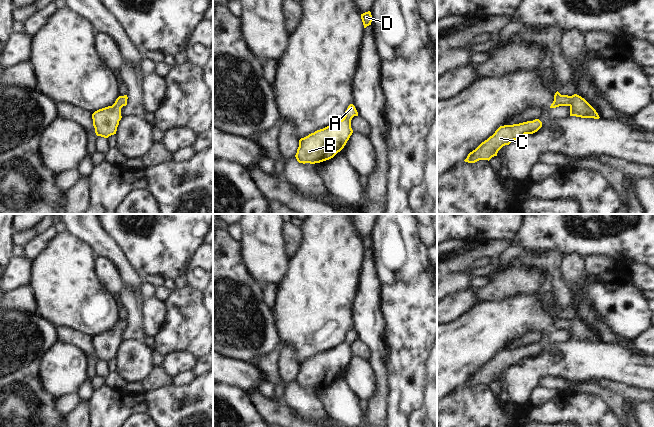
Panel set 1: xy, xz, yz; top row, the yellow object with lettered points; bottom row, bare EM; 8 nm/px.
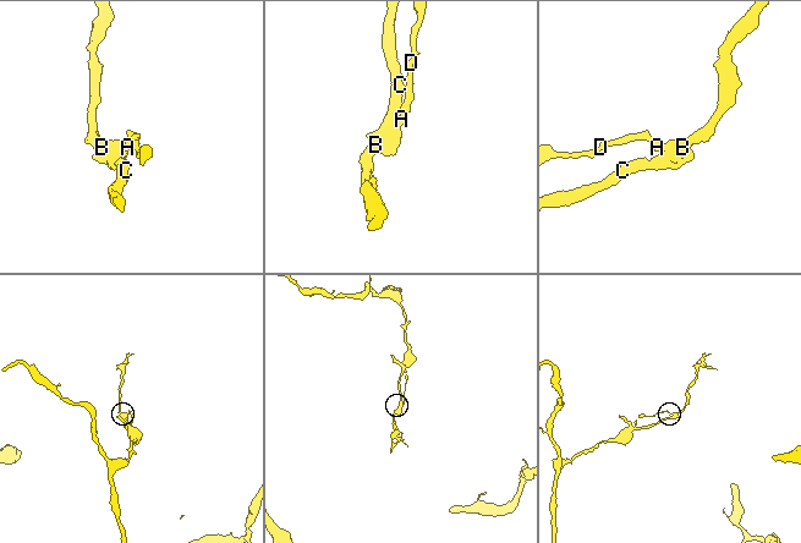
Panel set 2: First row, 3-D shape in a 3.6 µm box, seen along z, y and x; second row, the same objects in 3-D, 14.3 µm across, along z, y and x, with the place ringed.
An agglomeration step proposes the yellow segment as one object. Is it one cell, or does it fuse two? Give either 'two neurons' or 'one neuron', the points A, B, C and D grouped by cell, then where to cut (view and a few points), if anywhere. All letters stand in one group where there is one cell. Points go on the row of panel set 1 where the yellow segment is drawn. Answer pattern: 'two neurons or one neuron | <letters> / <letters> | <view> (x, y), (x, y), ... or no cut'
one neuron | A B C D | no cut

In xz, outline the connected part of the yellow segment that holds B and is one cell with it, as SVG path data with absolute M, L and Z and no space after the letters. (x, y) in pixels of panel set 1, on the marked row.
M350 104L342 120L301 138L295 155L297 161L315 164L333 158L352 135L351 120L354 116L358 116L358 112L355 106Z

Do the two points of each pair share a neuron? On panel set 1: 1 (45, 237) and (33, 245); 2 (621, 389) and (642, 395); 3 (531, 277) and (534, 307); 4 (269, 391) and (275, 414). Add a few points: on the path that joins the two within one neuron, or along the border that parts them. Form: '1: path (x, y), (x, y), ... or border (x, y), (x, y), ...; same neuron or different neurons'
1: path (42, 240), (36, 245); same neuron
2: path (626, 392), (637, 395); same neuron
3: border (545, 289), (539, 292), (520, 293), (510, 297); different neurons
4: border (258, 384), (258, 390), (262, 394), (274, 398); different neurons

